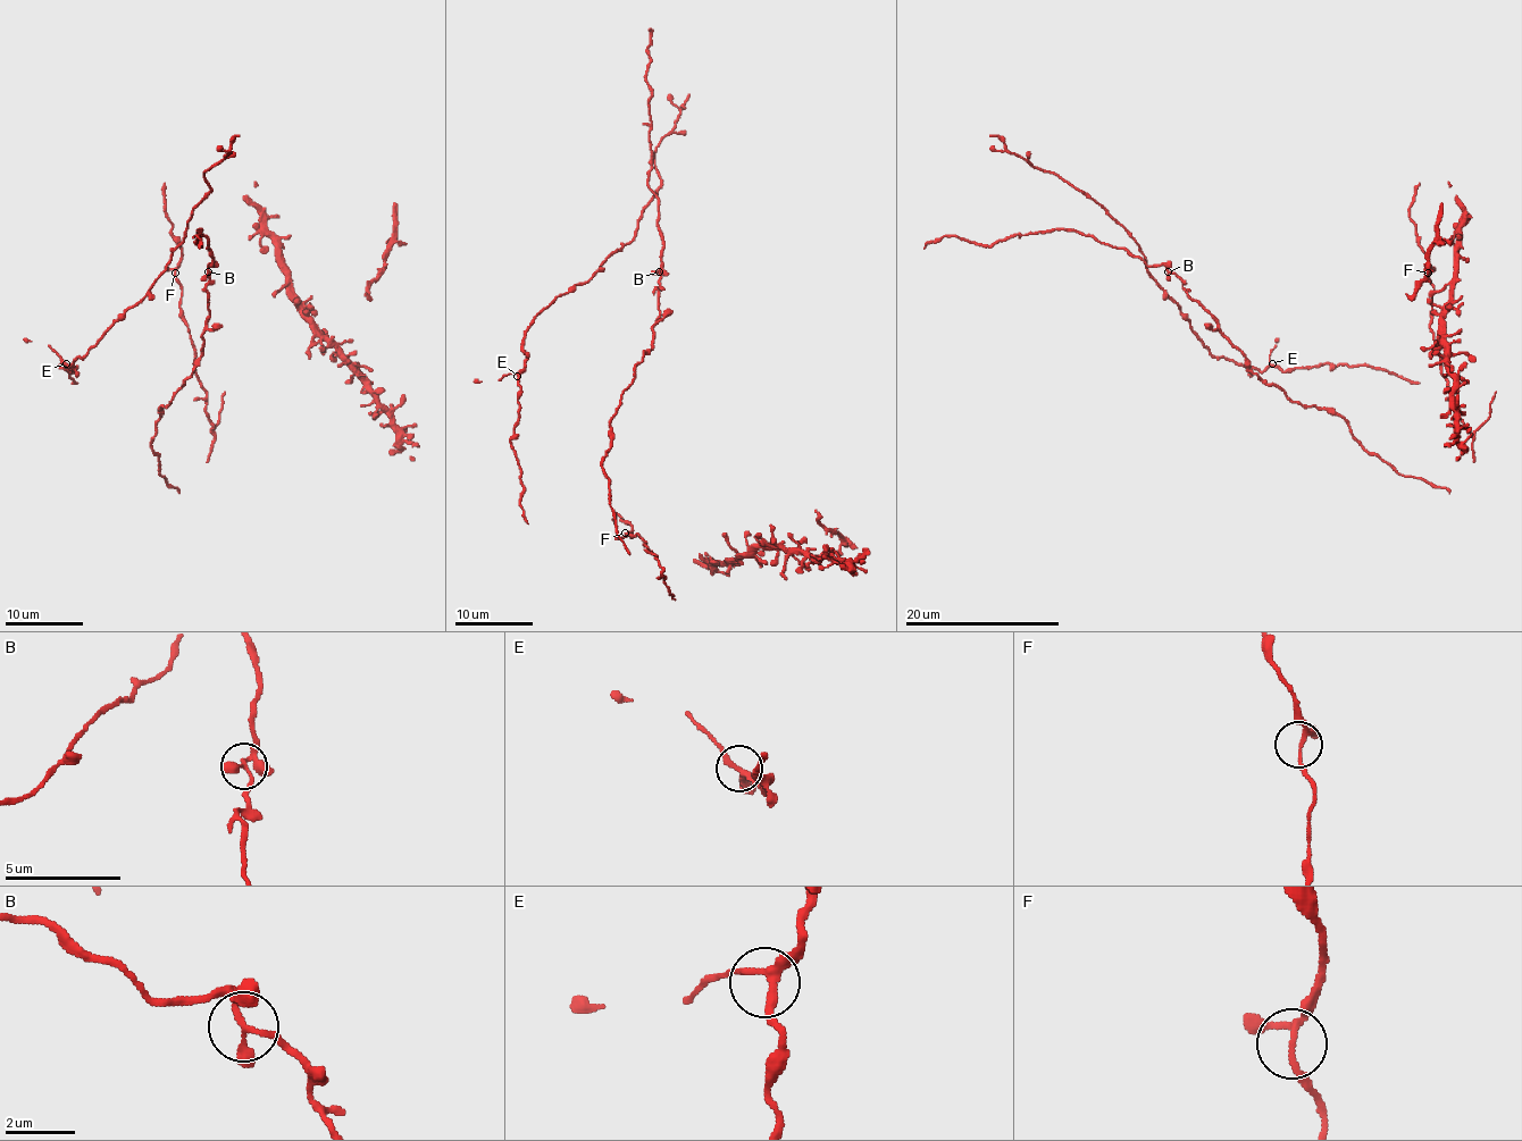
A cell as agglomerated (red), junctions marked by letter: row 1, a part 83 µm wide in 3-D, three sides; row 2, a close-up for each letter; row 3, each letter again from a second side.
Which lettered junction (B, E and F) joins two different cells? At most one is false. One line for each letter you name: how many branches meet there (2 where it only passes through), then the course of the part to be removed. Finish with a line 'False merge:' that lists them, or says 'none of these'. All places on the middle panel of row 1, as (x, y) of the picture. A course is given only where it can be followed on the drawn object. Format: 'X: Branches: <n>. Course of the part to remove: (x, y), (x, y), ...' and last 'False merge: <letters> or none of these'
False merge: none of these

